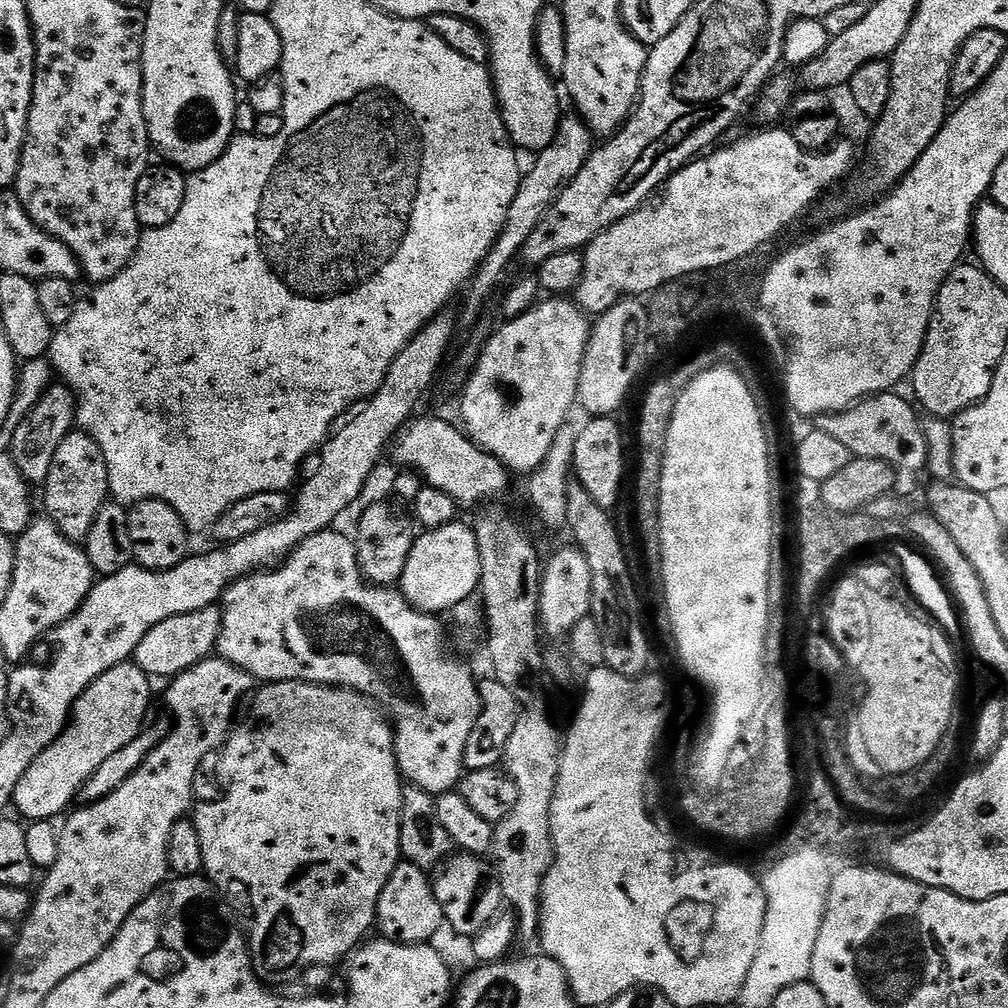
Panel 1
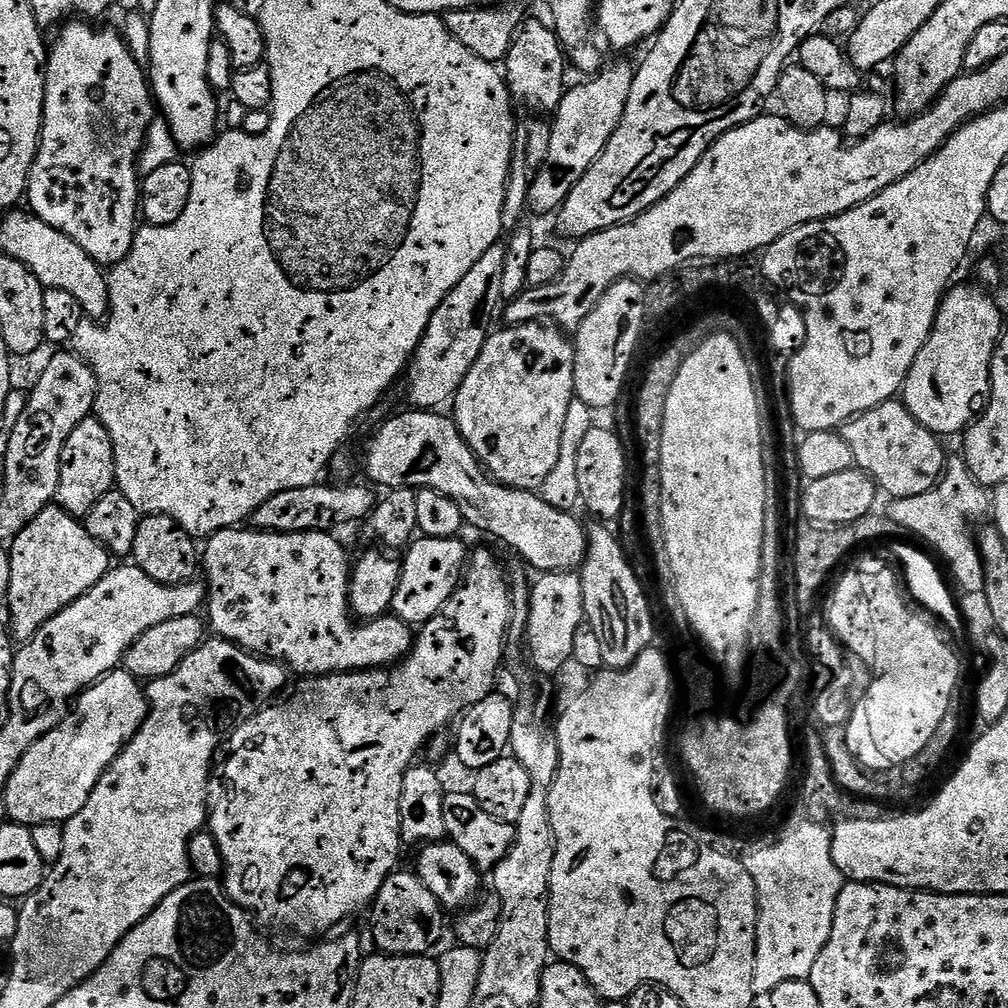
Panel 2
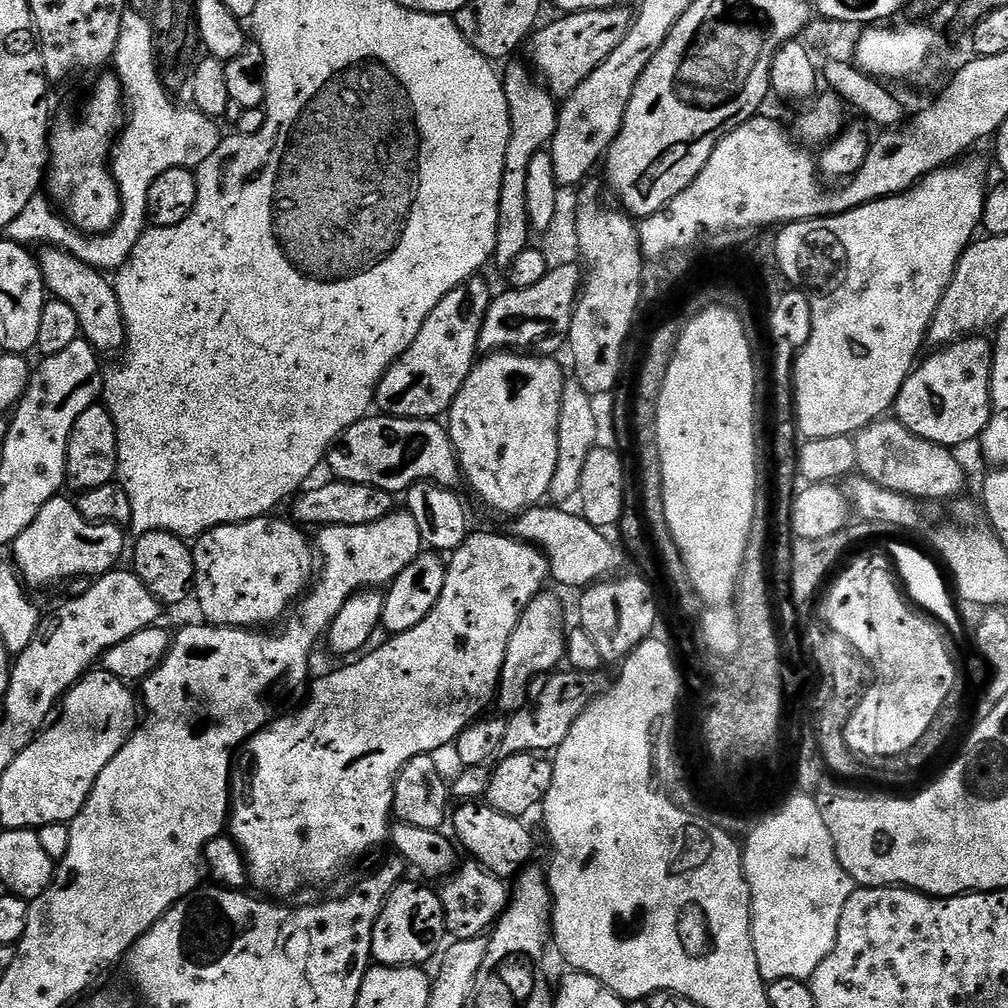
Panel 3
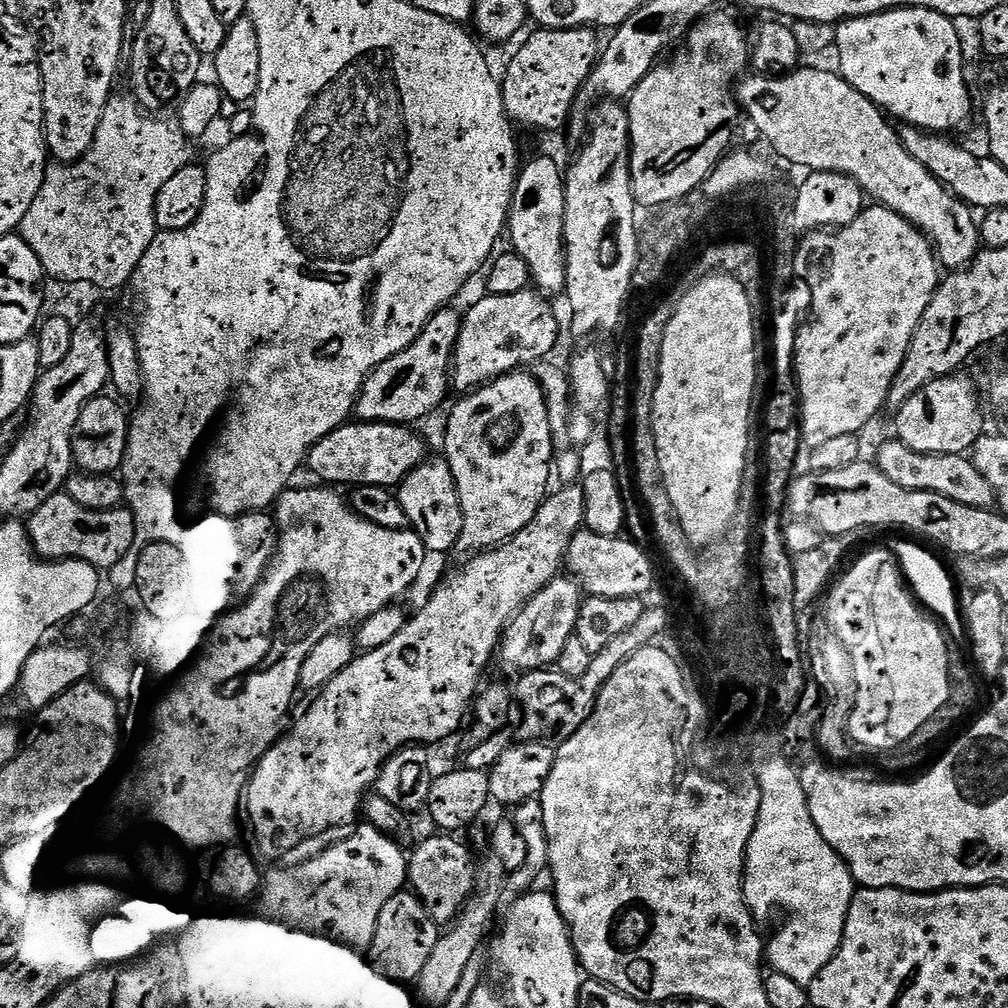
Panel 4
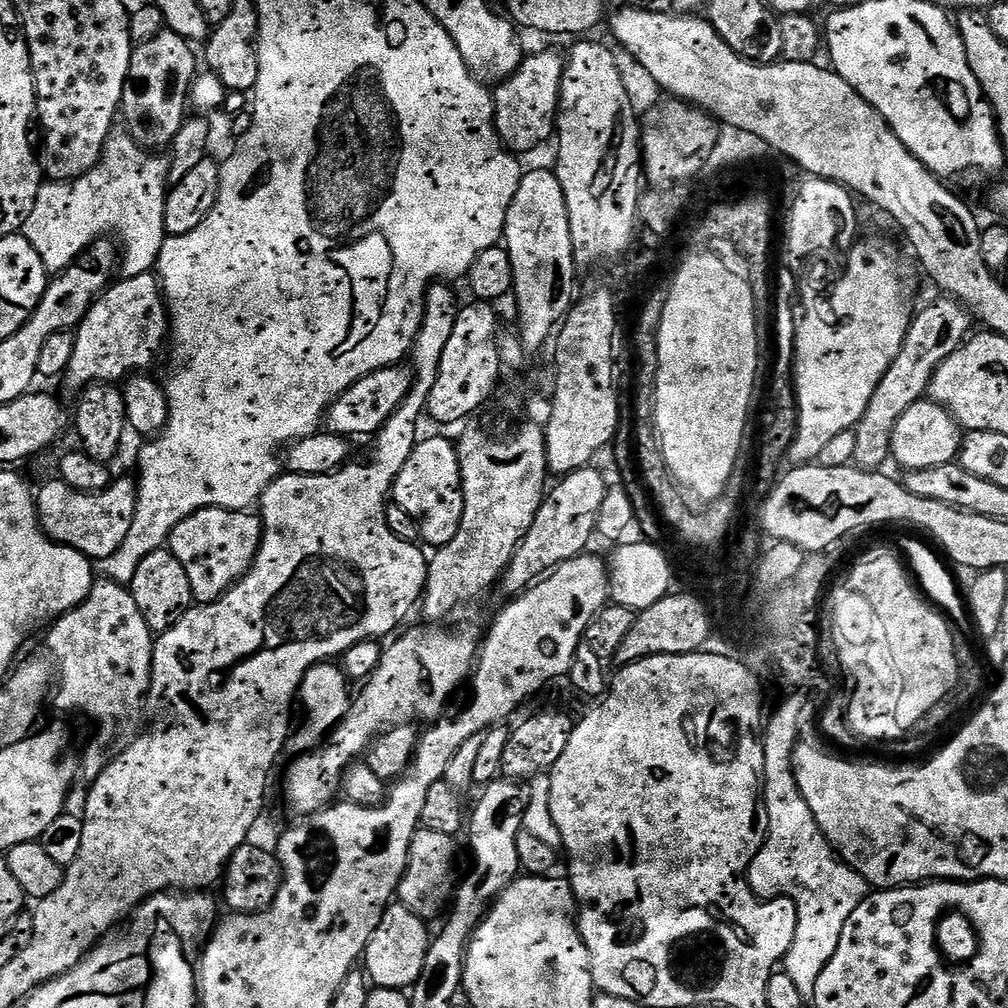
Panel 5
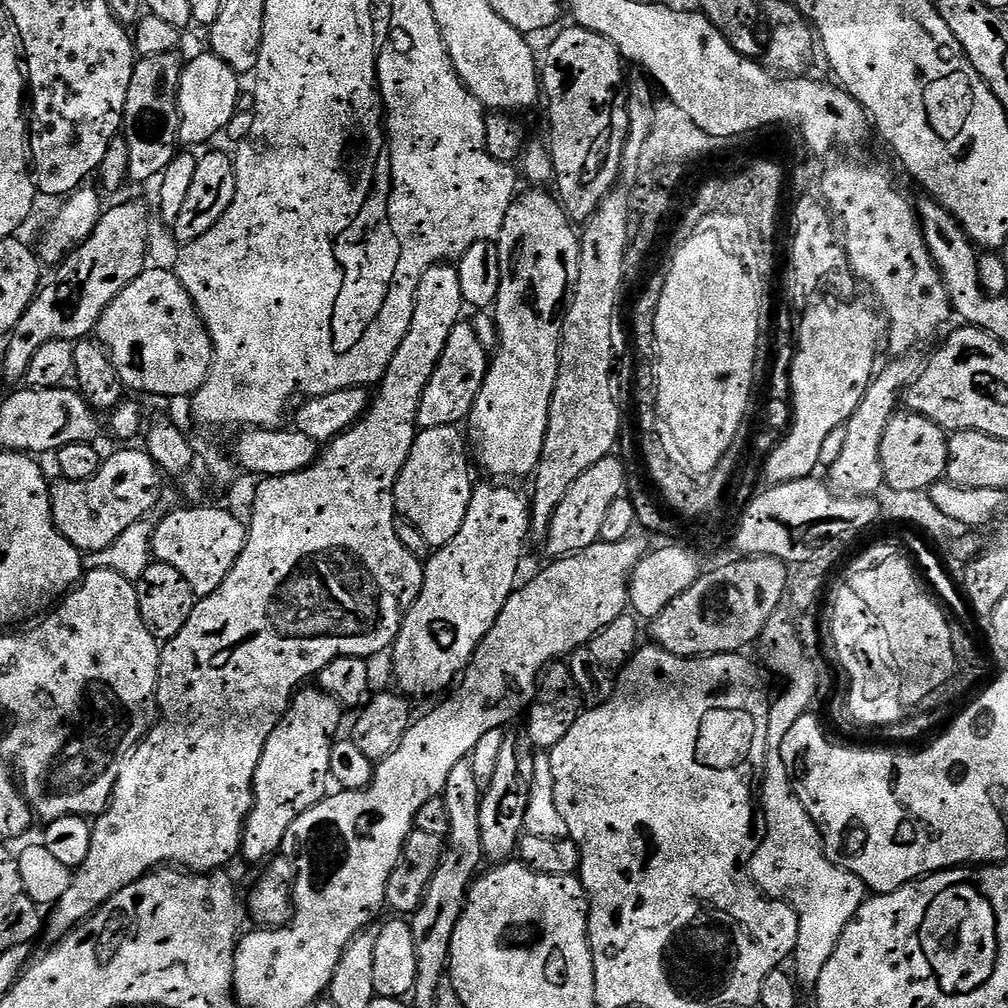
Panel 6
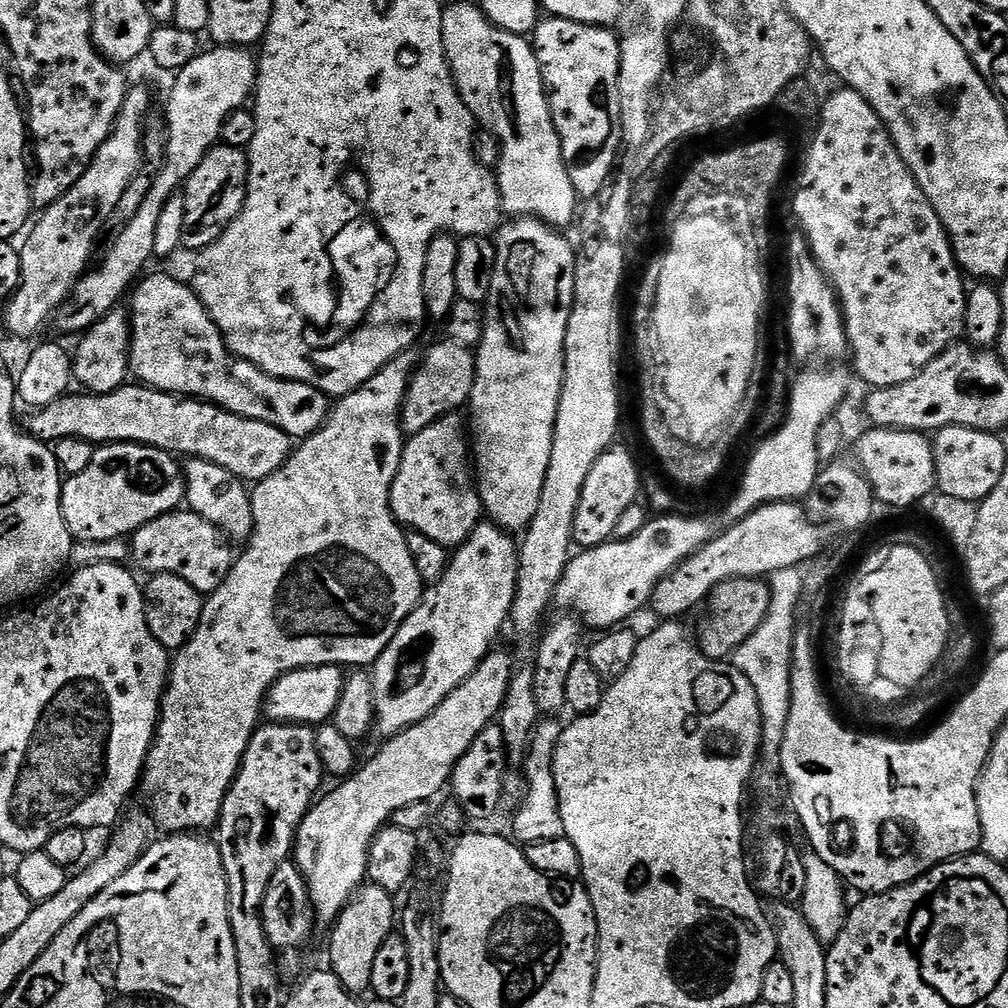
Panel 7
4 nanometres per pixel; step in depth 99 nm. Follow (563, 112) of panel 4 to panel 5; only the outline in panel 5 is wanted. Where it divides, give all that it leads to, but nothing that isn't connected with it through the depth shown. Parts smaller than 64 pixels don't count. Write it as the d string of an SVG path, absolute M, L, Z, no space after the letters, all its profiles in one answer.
M550 50L530 57L527 55L514 75L495 87L493 104L496 133L508 151L522 156L524 152L536 149L555 135L565 63L563 55Z

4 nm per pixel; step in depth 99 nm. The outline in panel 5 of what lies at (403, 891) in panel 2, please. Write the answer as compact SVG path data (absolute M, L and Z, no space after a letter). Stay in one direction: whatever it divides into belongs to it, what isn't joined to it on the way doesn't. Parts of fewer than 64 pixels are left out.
M393 902L384 909L382 922L378 922L378 930L374 930L362 957L363 971L375 987L408 990L415 984L430 943L430 931L424 923L425 917L414 914L402 903Z

